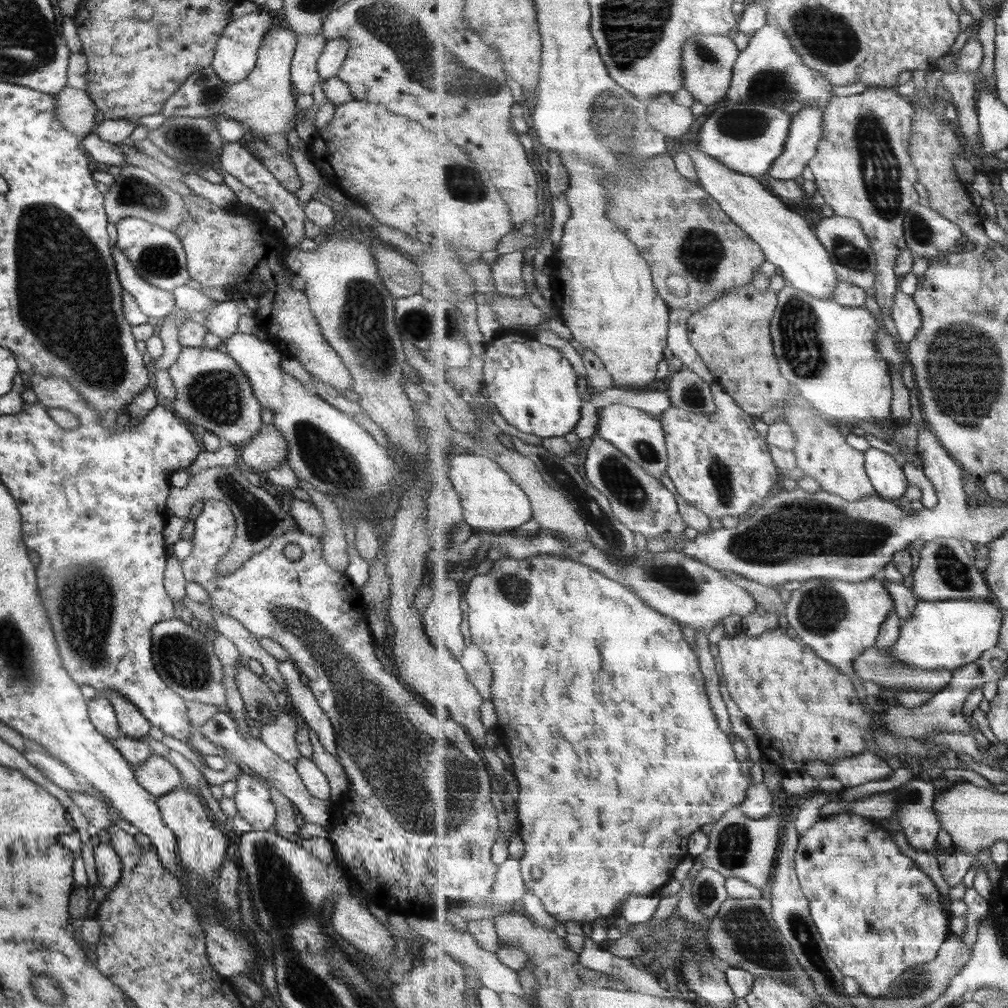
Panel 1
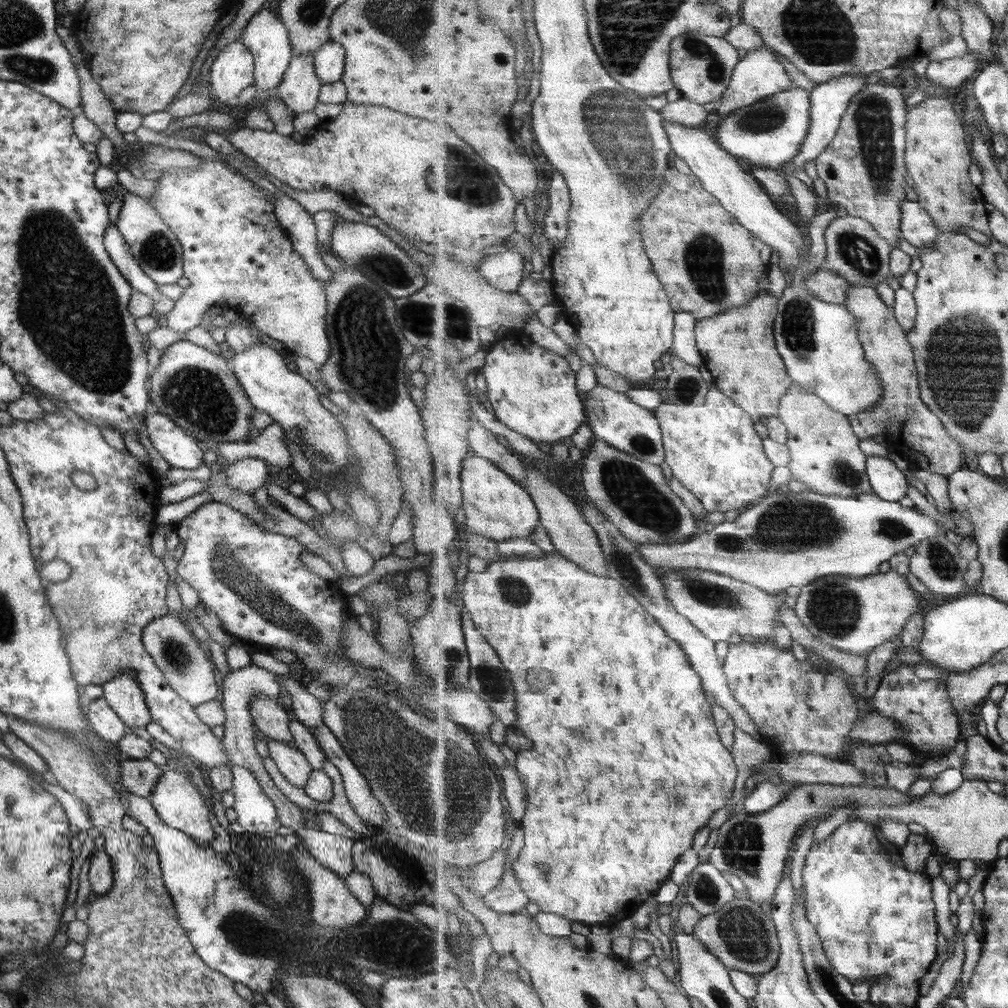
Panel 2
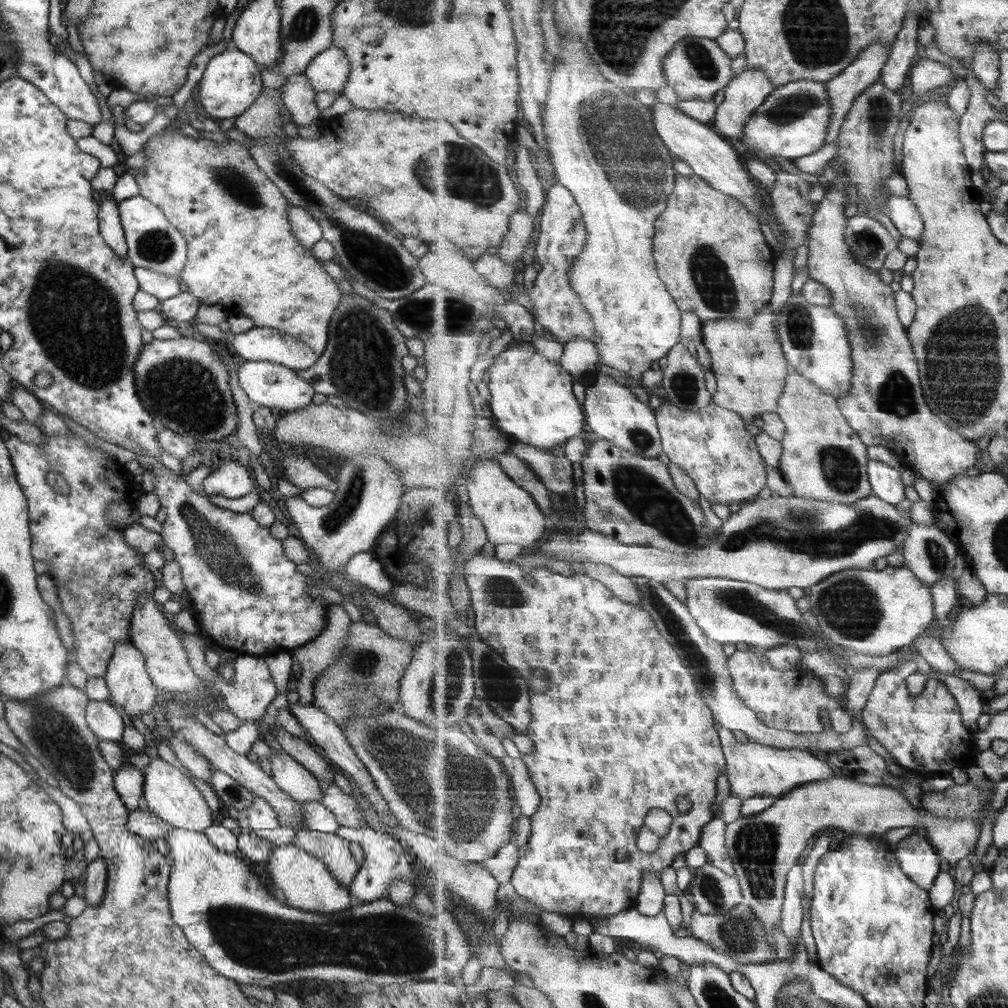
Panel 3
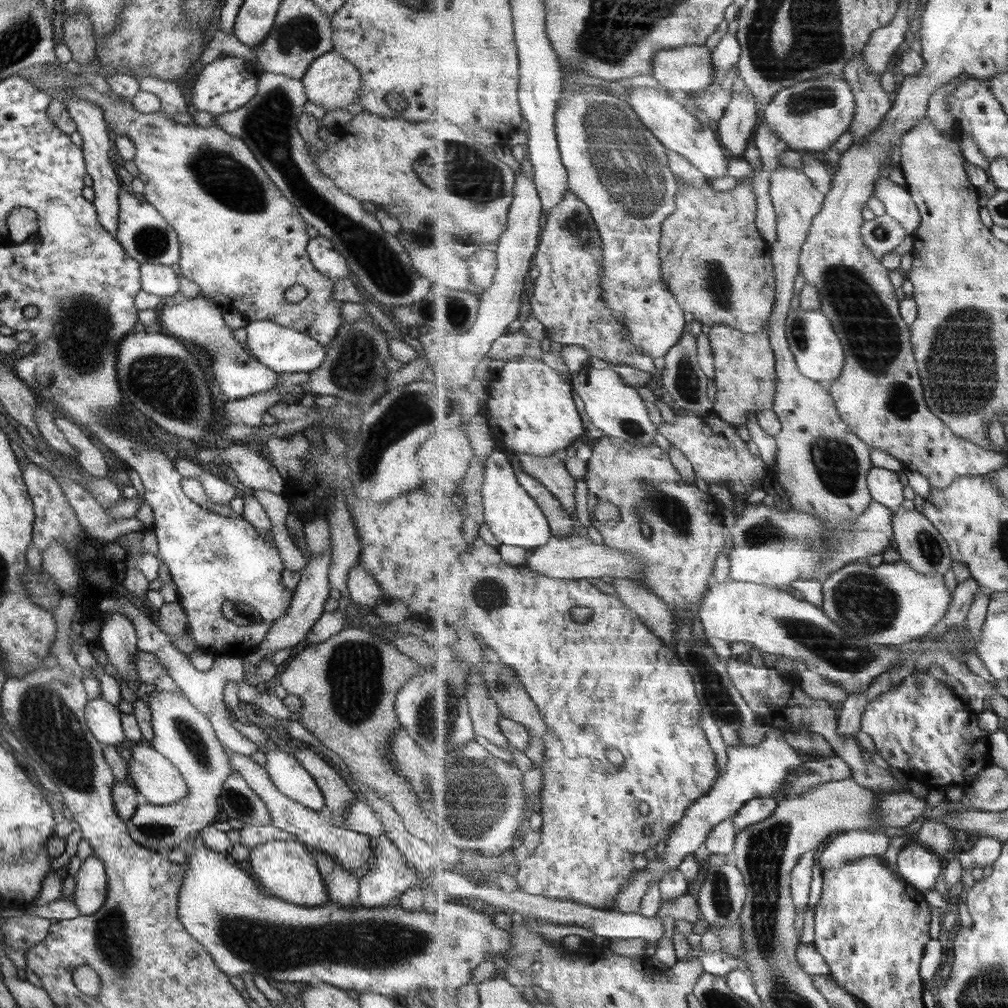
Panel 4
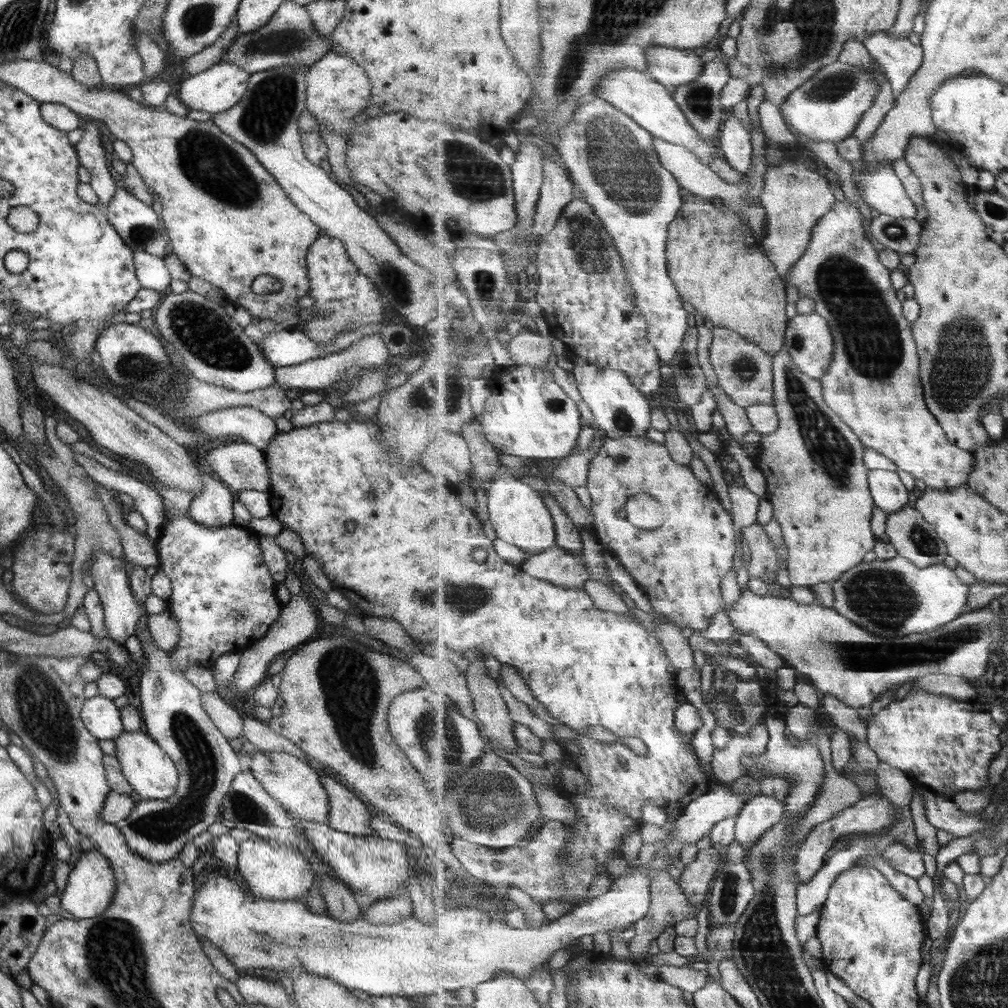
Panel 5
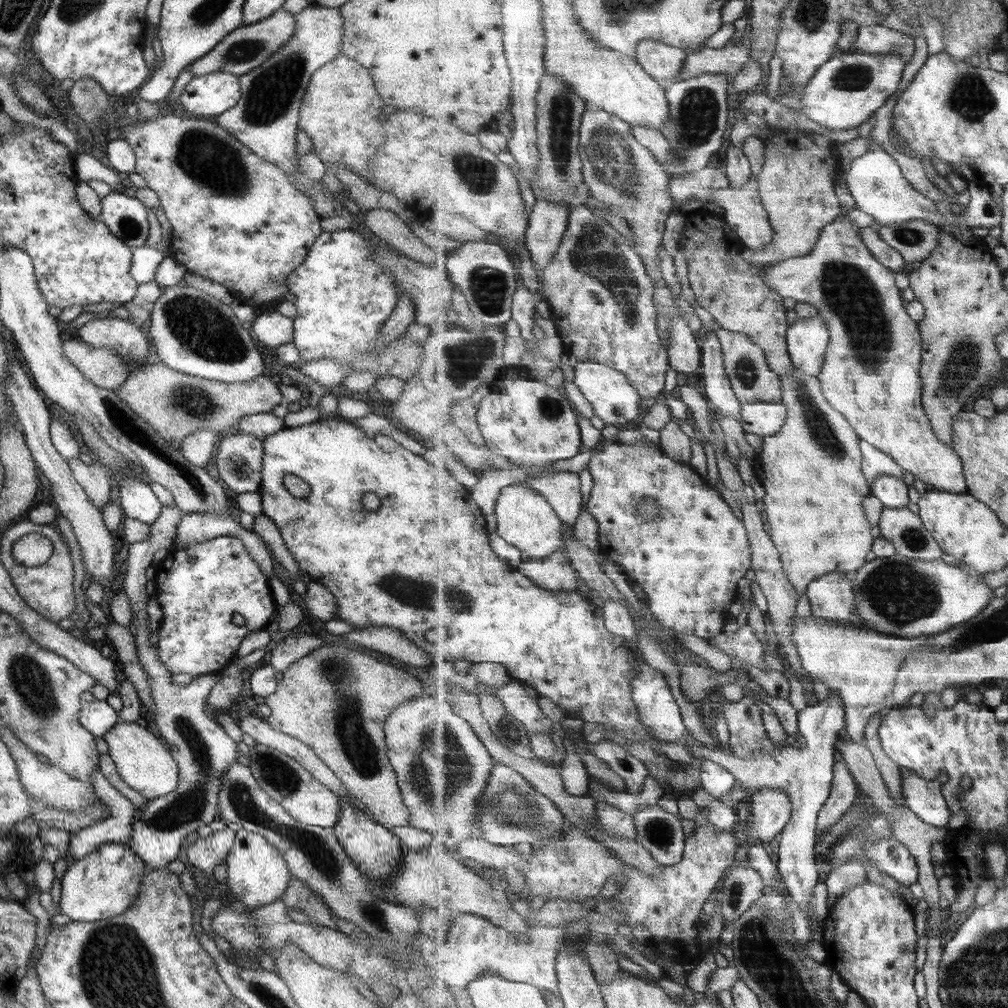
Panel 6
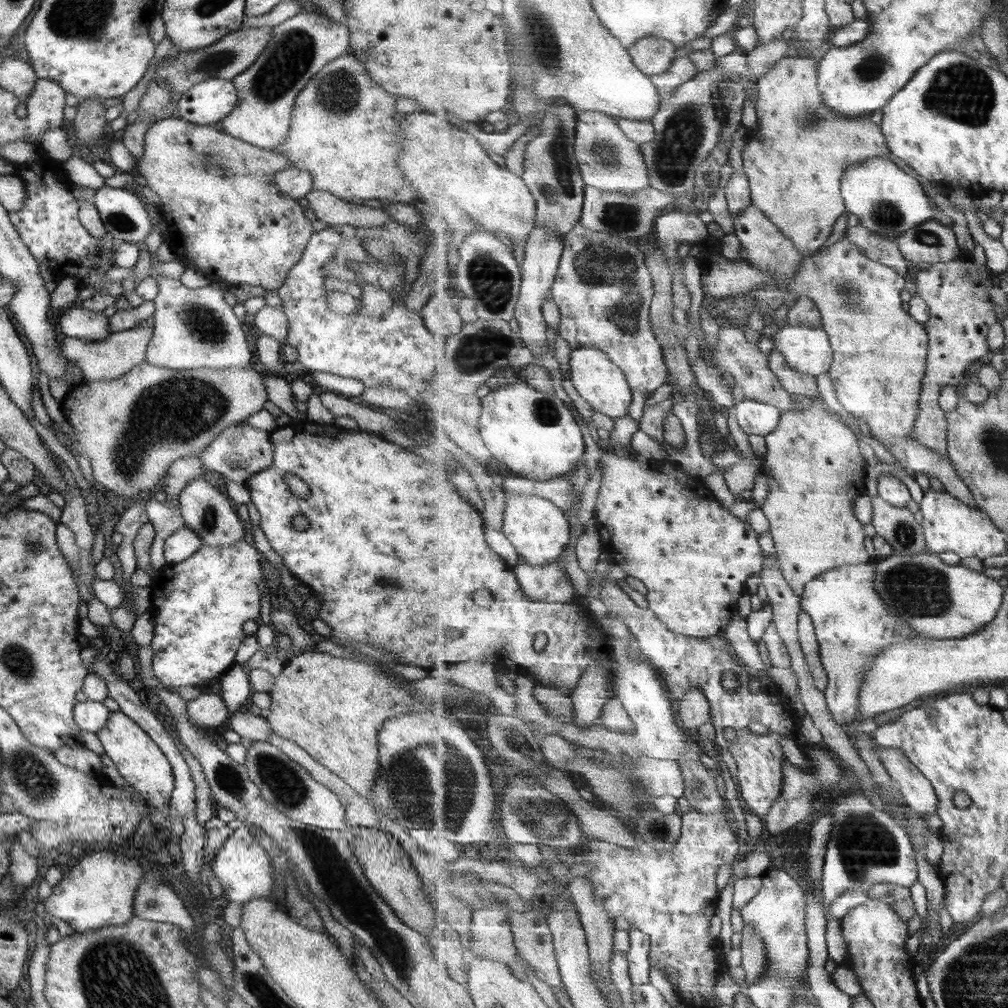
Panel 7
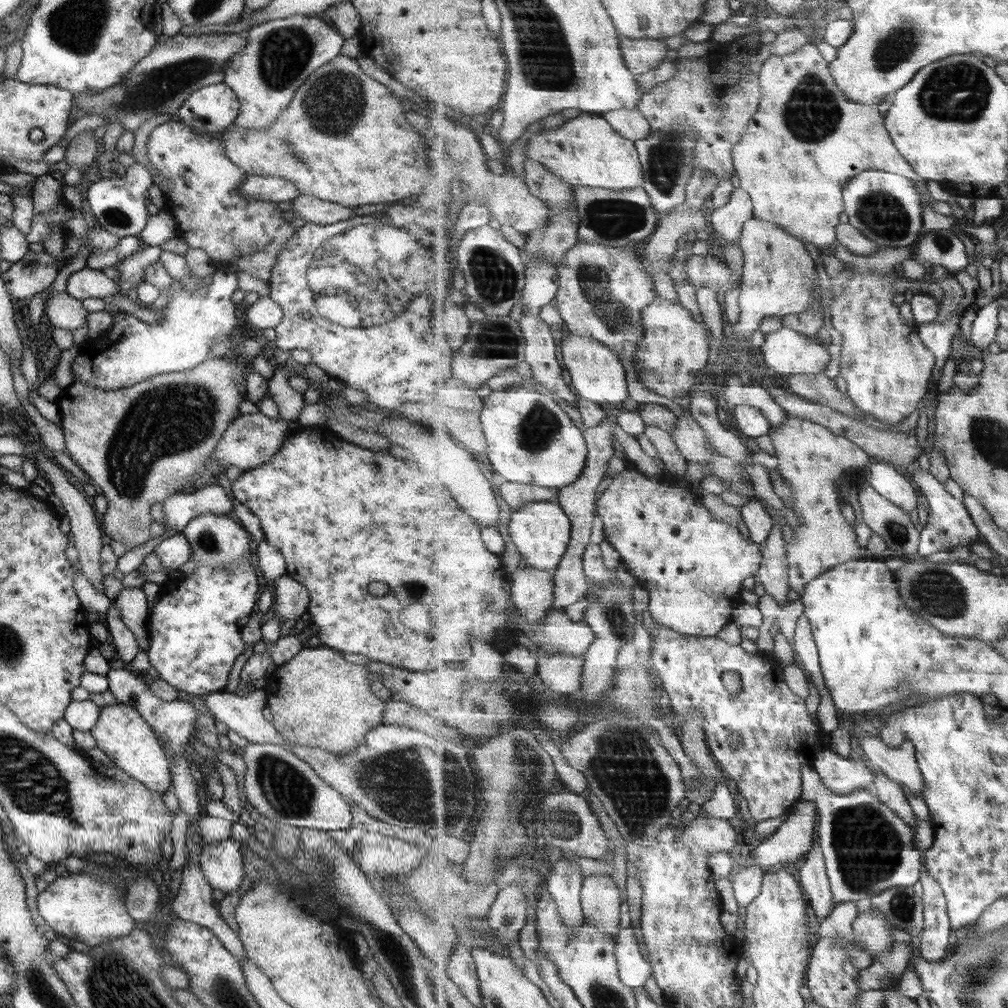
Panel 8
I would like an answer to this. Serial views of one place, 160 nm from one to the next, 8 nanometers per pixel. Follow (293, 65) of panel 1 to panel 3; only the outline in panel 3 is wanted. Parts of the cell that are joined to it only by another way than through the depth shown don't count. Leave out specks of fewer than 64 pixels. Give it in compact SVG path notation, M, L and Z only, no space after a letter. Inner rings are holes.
M303 72L287 76L280 87L282 104L290 114L290 122L296 126L307 126L310 122L320 120L320 111L315 106L314 94Z

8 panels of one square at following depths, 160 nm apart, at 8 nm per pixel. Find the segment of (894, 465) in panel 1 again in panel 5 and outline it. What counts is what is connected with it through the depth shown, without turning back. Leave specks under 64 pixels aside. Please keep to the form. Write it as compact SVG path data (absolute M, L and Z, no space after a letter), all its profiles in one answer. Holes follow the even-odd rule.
M870 470L869 482L876 506L885 512L896 513L907 507L909 491L901 482L899 474L890 470Z

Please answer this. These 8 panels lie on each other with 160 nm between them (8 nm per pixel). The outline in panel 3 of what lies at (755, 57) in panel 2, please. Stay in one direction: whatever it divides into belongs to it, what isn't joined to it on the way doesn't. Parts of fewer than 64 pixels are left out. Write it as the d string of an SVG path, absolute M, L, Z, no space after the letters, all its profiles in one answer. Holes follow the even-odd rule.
M747 65L725 88L724 101L718 105L714 119L715 129L724 137L740 139L753 113L775 90L776 87L764 70Z

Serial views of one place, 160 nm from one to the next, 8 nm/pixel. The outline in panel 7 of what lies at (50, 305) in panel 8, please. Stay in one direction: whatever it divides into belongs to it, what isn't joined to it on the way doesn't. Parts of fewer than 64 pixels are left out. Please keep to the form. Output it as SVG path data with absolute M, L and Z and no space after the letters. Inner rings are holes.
M76 303L56 313L55 323L59 325L63 336L84 339L87 342L92 339L100 341L111 334L107 333L109 318L102 312L84 310Z

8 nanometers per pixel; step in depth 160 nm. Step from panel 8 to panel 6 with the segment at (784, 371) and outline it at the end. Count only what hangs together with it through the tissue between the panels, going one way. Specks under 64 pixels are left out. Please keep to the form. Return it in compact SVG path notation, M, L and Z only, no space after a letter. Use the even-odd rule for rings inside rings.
M820 315L807 319L797 317L786 337L795 367L818 377L822 373L830 343L830 330L825 320Z

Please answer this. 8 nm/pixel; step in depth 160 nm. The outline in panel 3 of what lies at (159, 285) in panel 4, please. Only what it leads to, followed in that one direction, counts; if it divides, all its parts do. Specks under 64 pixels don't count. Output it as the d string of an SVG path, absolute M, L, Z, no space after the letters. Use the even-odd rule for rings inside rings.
M134 267L134 275L138 282L138 290L142 290L158 301L167 300L180 293L180 279L171 275L153 273L148 268Z

